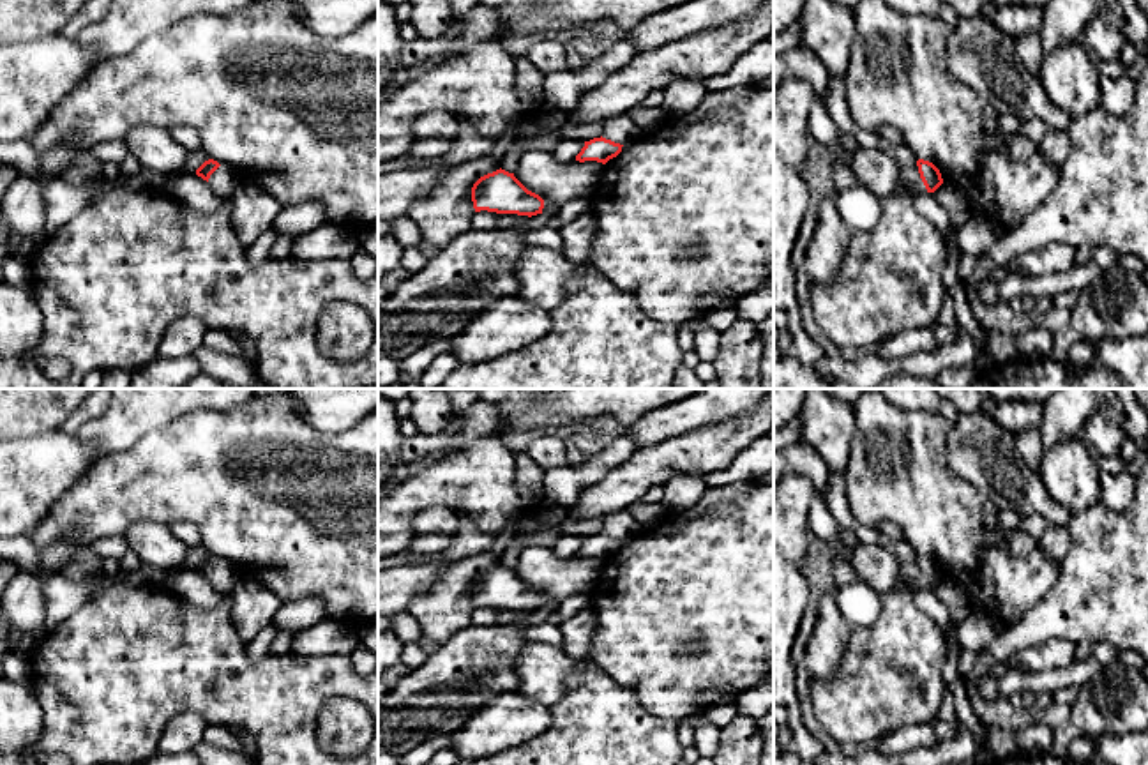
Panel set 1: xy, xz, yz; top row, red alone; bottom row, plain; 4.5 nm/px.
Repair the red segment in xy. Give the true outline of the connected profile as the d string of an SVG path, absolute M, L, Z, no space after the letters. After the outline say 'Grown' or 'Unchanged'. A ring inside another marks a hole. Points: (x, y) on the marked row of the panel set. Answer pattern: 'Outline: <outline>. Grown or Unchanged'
Outline: M214 159L205 161L196 175L208 182L212 191L221 200L230 200L242 177L226 164Z. Grown

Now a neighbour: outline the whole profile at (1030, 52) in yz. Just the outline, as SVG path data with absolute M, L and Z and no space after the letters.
M1040 34L1023 35L1016 41L1016 49L1024 67L1038 76L1044 60Z

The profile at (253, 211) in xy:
M242 178L228 201L233 228L247 249L272 228L283 208L272 194L265 193L251 178Z

